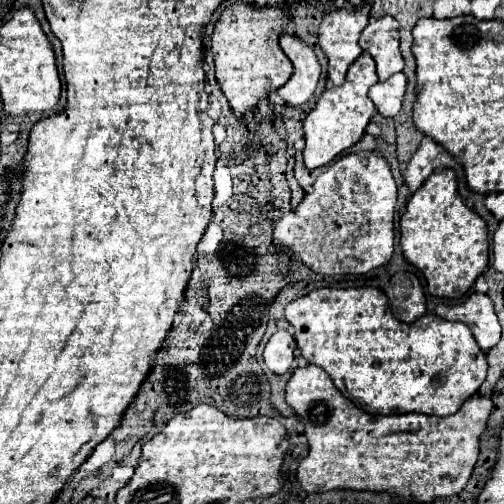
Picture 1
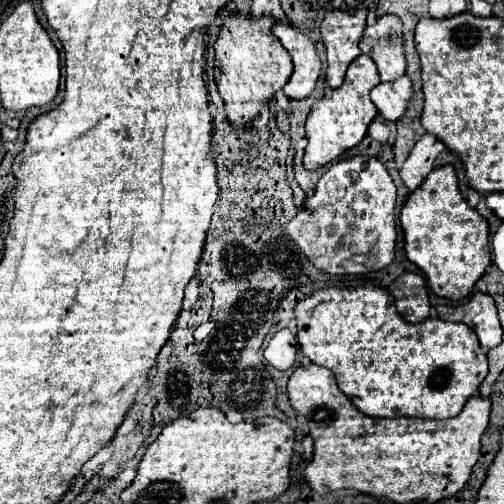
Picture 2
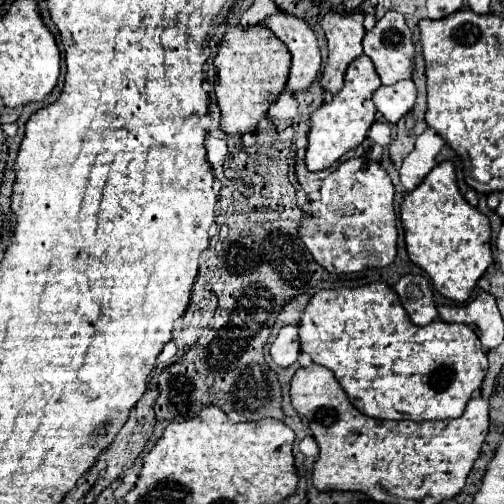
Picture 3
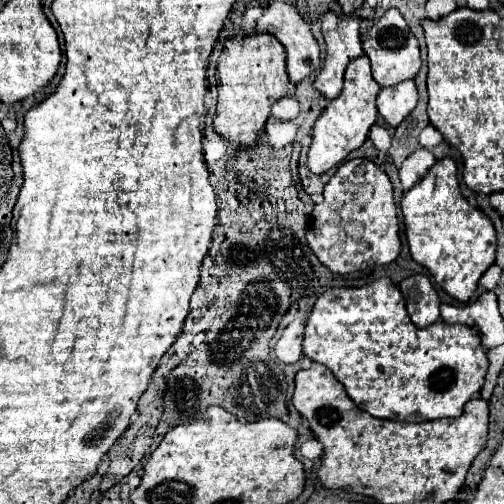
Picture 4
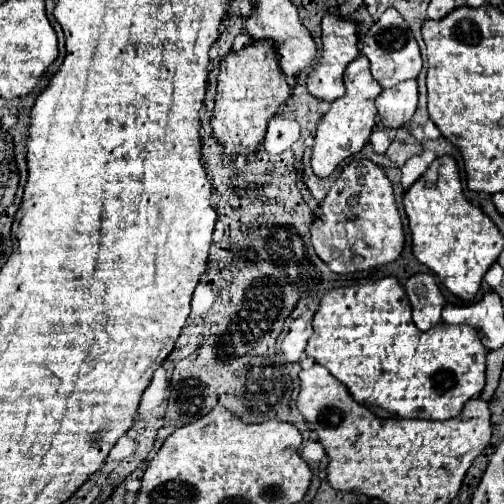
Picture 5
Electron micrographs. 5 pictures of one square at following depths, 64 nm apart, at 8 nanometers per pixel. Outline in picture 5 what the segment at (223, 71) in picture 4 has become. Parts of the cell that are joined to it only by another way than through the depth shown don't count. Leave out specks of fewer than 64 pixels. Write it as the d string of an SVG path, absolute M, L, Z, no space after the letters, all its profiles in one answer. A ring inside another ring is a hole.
M254 40L240 52L228 52L220 60L216 106L212 114L212 132L226 148L228 156L250 154L264 140L268 120L290 98L290 86L282 74L272 40Z

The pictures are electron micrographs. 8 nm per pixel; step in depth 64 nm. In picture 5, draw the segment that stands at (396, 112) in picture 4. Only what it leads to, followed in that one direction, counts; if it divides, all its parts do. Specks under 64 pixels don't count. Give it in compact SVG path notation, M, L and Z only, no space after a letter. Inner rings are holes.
M404 80L394 88L382 90L376 98L376 108L382 118L382 124L388 128L400 128L408 122L418 106L418 88L416 80Z

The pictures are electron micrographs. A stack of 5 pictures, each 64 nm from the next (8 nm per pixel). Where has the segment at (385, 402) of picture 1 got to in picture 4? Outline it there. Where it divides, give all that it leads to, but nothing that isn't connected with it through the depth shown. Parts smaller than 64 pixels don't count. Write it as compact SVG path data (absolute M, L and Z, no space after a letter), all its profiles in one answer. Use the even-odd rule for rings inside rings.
M388 278L360 287L330 288L318 296L304 328L304 354L324 364L344 384L354 404L374 418L398 422L426 422L438 418L458 418L472 394L480 392L488 368L486 352L474 328L434 322L420 330L412 324L404 298Z

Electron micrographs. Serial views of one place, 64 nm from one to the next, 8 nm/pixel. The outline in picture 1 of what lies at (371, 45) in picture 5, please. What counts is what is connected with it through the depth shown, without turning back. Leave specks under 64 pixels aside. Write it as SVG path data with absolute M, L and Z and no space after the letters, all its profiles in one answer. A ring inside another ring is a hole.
M384 16L370 22L360 34L360 46L372 54L380 80L386 80L404 68L398 50L398 28L400 26L392 16Z

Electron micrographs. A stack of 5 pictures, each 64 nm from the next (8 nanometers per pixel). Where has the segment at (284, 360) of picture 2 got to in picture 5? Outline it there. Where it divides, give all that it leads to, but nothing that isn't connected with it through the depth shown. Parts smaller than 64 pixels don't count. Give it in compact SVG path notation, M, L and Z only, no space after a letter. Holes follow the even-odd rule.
M308 314L298 316L292 322L292 326L290 326L290 330L288 330L288 334L286 334L286 338L282 340L282 346L280 346L280 350L282 350L282 354L288 362L298 362L302 358L310 334L312 334L310 316Z

